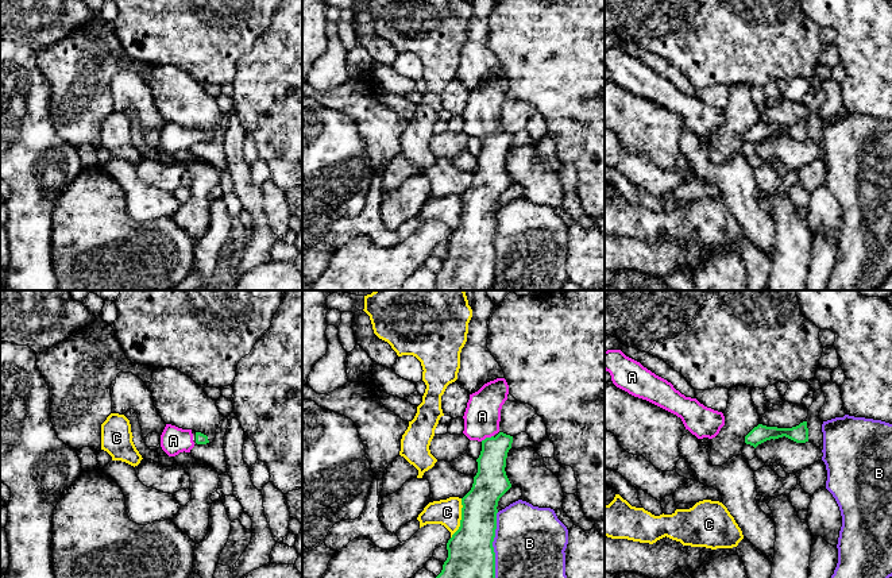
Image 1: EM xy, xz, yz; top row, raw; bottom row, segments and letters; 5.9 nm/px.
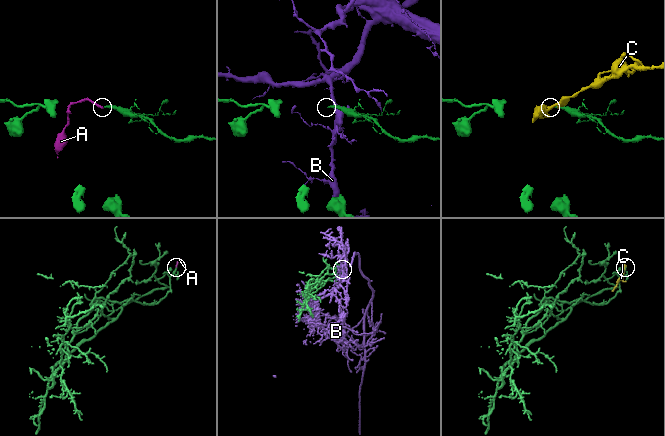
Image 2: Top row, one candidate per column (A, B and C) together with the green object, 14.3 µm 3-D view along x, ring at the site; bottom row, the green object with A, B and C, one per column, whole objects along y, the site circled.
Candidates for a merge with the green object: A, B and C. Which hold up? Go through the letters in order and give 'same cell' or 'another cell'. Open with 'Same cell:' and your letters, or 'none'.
Same cell: A
A: same cell
B: another cell
C: another cell

